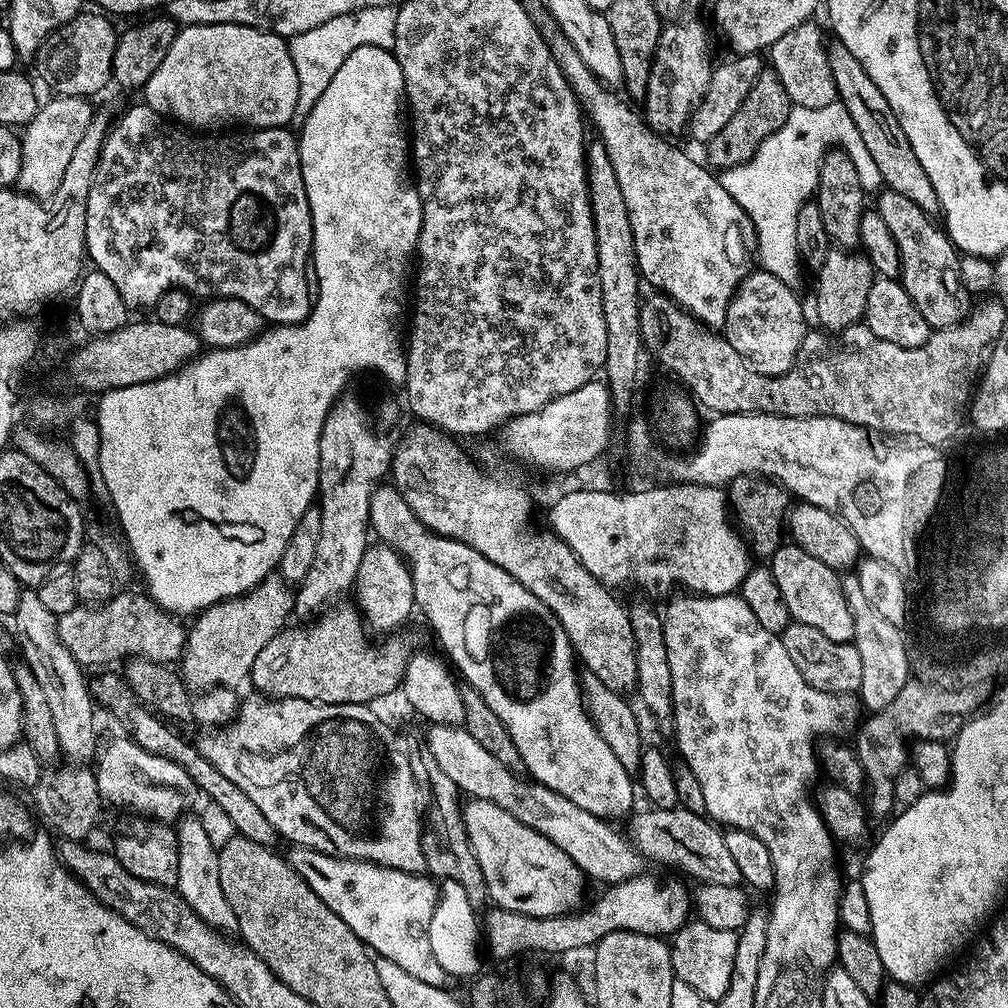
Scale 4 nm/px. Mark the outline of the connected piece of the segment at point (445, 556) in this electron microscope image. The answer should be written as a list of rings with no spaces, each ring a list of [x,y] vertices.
[[[395,490],[389,492],[388,504],[375,505],[371,531],[375,535],[377,532],[380,535],[377,537],[383,543],[395,548],[408,561],[412,570],[416,608],[424,611],[429,626],[436,631],[444,647],[443,655],[451,661],[461,677],[464,675],[468,679],[465,680],[467,687],[478,690],[478,694],[486,698],[486,706],[490,706],[490,710],[502,718],[502,726],[510,730],[510,738],[514,738],[514,746],[518,746],[518,754],[526,772],[529,772],[527,775],[590,814],[601,818],[627,817],[633,811],[632,803],[636,796],[638,800],[638,792],[633,777],[618,762],[584,709],[578,679],[578,657],[572,651],[566,630],[562,630],[562,622],[558,622],[550,609],[534,598],[534,594],[530,594],[522,582],[478,554],[478,550],[460,540],[437,536],[423,526],[418,527],[416,515],[403,496]]]

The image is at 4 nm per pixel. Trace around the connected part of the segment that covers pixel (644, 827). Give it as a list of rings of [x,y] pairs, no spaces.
[[[679,806],[646,810],[633,813],[626,822],[628,823],[626,834],[630,842],[639,849],[645,859],[676,866],[703,883],[717,882],[722,885],[741,883],[738,865],[729,853],[723,831],[713,821],[705,815],[688,812]]]

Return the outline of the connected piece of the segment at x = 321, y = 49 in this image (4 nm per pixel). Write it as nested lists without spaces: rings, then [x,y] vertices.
[[[367,8],[354,14],[342,14],[342,18],[330,18],[322,26],[314,26],[314,30],[306,30],[306,34],[298,34],[288,40],[290,58],[294,62],[294,70],[298,70],[298,102],[295,119],[303,122],[310,114],[314,102],[322,98],[322,90],[330,86],[330,78],[338,74],[338,66],[346,62],[358,46],[378,46],[389,50],[394,46],[394,26],[396,25],[396,8]]]

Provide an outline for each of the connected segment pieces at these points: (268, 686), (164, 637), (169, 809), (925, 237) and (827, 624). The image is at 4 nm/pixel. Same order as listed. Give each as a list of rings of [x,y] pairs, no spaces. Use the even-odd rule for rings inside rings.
[[[341,603],[339,606],[332,606],[327,609],[315,622],[309,623],[307,626],[296,626],[300,628],[285,627],[283,632],[279,632],[274,638],[270,638],[270,642],[266,642],[266,646],[262,646],[258,658],[254,658],[254,666],[252,667],[252,675],[250,684],[253,684],[257,693],[270,696],[281,700],[282,698],[302,698],[310,702],[318,702],[319,704],[366,704],[371,705],[372,700],[376,700],[379,696],[388,696],[392,691],[399,689],[404,682],[404,671],[408,665],[408,660],[414,655],[414,648],[411,648],[406,641],[400,637],[400,634],[392,634],[387,637],[385,644],[380,644],[375,648],[368,641],[369,633],[366,631],[366,625],[357,609],[351,603]]]
[[[120,590],[99,606],[77,606],[70,610],[70,614],[62,614],[58,618],[57,634],[70,654],[83,666],[112,666],[115,660],[124,662],[129,658],[171,665],[183,657],[188,646],[189,629],[180,624],[183,624],[181,617],[158,607],[151,596]]]
[[[123,738],[123,740],[116,740],[113,742],[112,745],[109,746],[108,749],[101,751],[99,753],[98,759],[95,761],[94,764],[94,771],[96,774],[96,781],[98,782],[98,790],[100,791],[100,798],[101,801],[105,805],[113,804],[116,808],[133,808],[136,812],[141,812],[142,815],[148,816],[144,818],[151,818],[153,821],[156,822],[176,822],[181,819],[185,815],[186,809],[184,807],[188,804],[188,796],[184,792],[193,791],[194,785],[190,777],[188,777],[188,771],[183,768],[181,765],[176,765],[174,762],[169,760],[166,757],[159,757],[158,754],[148,753],[146,750],[142,748],[142,746],[138,745],[129,738]]]
[[[881,191],[881,196],[874,203],[875,212],[882,216],[890,230],[900,255],[899,281],[906,294],[918,306],[922,318],[926,318],[929,329],[949,328],[961,324],[970,311],[970,294],[960,281],[961,253],[958,251],[947,231],[936,224],[929,213],[923,212],[910,198],[897,192]]]
[[[791,542],[781,543],[776,553],[770,557],[770,567],[774,574],[774,582],[778,584],[778,590],[782,590],[782,598],[786,602],[789,617],[793,621],[814,626],[831,642],[849,643],[851,641],[854,634],[854,618],[844,598],[842,580],[838,575],[837,569],[826,566],[826,562],[818,562],[818,558],[806,554],[799,546]]]

